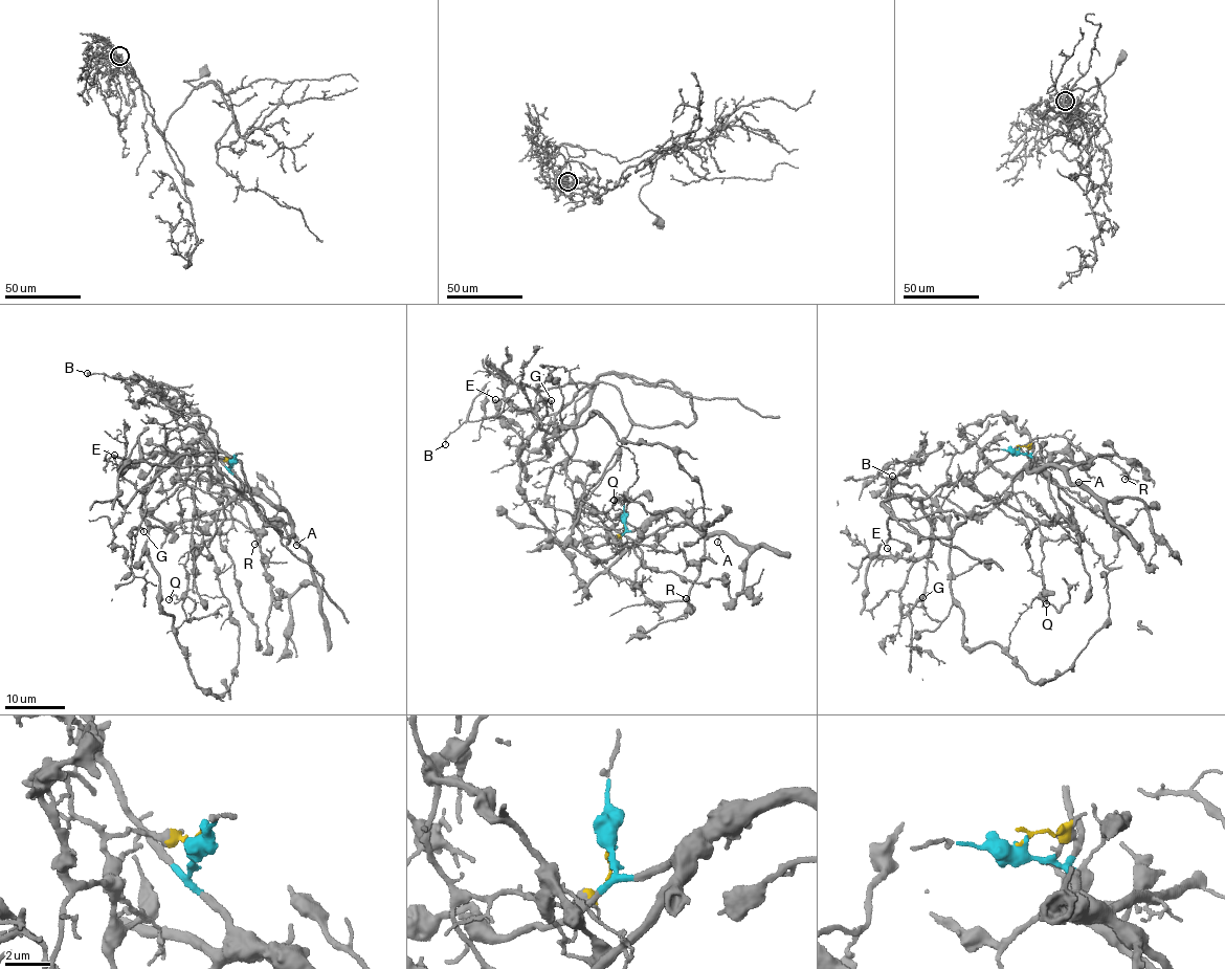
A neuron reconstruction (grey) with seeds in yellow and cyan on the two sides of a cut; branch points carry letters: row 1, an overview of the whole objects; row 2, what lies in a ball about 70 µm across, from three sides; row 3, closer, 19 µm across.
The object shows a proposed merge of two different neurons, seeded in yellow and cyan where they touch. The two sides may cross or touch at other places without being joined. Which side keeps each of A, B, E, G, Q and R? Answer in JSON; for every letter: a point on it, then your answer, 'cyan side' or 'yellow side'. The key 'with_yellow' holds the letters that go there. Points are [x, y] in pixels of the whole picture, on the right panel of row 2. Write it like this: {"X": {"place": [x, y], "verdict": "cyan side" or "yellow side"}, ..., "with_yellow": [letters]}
{"A": {"place": [1078, 482], "verdict": "cyan side"}, "B": {"place": [892, 476], "verdict": "yellow side"}, "E": {"place": [887, 548], "verdict": "yellow side"}, "G": {"place": [922, 597], "verdict": "yellow side"}, "Q": {"place": [1046, 603], "verdict": "yellow side"}, "R": {"place": [1125, 479], "verdict": "cyan side"}, "with_yellow": ["B", "E", "G", "Q"]}

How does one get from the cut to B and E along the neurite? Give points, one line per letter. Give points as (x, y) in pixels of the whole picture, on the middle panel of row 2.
B: (624, 523), (591, 536), (575, 520), (568, 460), (586, 391), (530, 452), (489, 416), (445, 444)
E: (624, 523), (614, 537), (580, 531), (566, 471), (577, 440), (571, 426), (550, 432), (529, 410), (495, 399)

